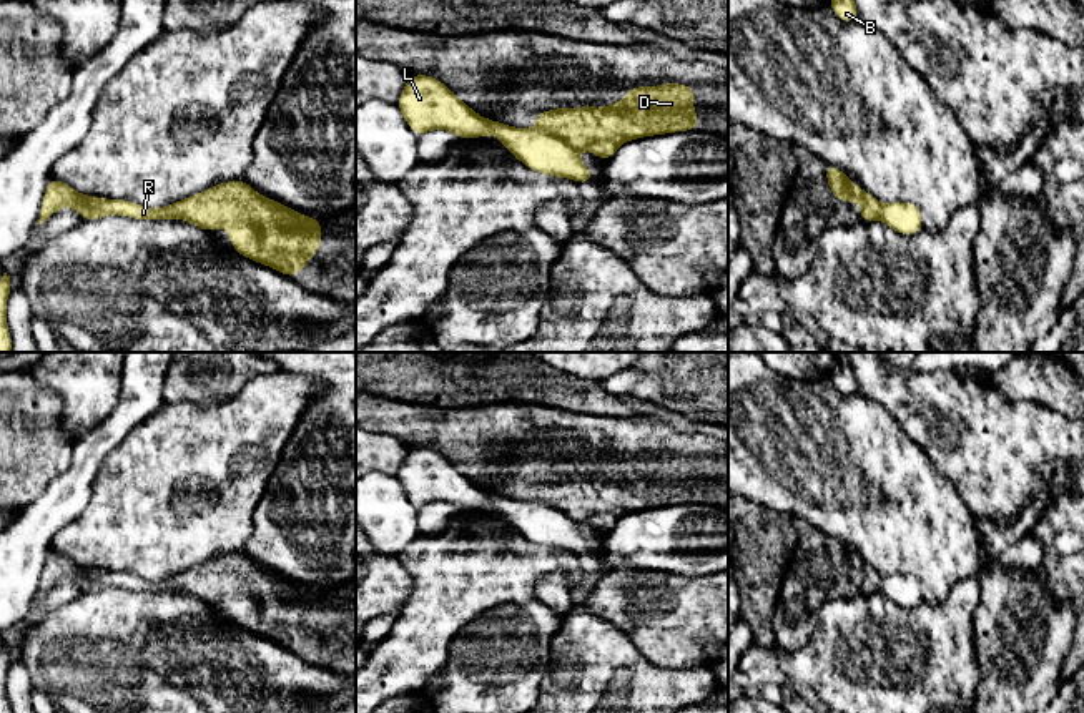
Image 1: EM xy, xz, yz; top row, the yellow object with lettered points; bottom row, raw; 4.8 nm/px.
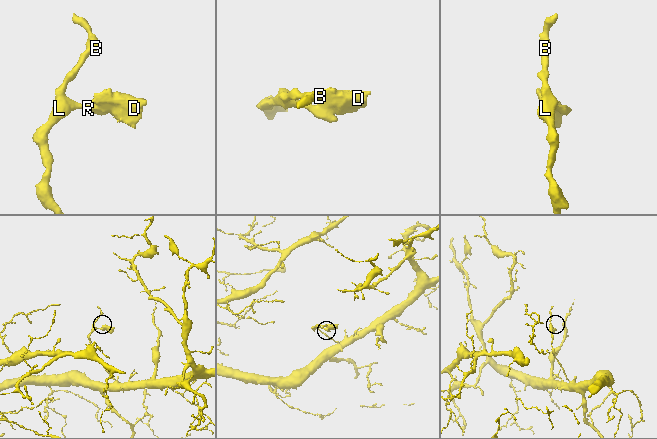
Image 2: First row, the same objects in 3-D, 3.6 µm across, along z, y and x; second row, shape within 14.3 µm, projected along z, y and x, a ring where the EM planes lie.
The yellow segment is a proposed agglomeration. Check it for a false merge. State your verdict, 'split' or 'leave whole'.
split

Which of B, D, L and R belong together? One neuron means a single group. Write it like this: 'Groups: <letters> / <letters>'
Groups: B L R / D

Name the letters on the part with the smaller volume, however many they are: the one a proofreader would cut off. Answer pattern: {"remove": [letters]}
{"remove": ["D"]}

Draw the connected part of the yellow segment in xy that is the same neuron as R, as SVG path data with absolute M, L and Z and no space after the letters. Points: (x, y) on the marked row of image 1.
M52 176L42 199L42 211L37 224L47 221L63 206L76 209L81 214L83 221L98 219L111 214L148 221L176 219L168 206L148 208L128 199L106 199L81 194L71 186L65 184L62 179Z

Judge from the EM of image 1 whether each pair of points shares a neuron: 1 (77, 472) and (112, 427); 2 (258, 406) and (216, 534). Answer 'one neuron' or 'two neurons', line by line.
1: one neuron
2: one neuron

